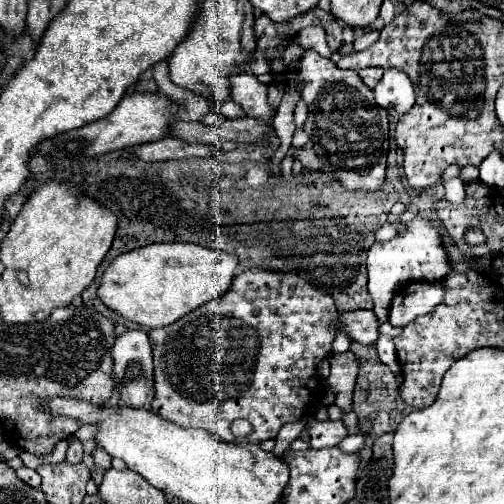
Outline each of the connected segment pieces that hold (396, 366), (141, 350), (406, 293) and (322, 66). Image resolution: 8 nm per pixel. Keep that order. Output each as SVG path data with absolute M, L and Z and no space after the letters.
M379 334L378 340L376 342L376 349L379 355L379 359L390 367L390 370L394 375L399 375L401 373L401 365L397 360L396 350L394 346L393 339L388 336L383 336Z
M128 329L120 337L116 337L116 343L112 347L112 357L114 357L114 373L122 389L122 403L134 409L150 409L154 397L154 379L152 379L154 367L152 367L152 349L148 333L144 329Z
M414 281L404 285L390 303L390 323L406 327L420 315L432 313L446 295L444 281Z
M304 49L298 61L302 101L308 107L304 131L322 161L322 173L334 177L348 191L376 191L386 181L388 113L374 101L372 89L352 69L340 69L314 49Z

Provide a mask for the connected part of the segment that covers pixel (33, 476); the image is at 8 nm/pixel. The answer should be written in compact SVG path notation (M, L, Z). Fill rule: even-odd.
M21 466L20 469L16 469L16 475L18 475L22 481L26 481L28 485L32 485L32 487L40 487L40 475L38 475L34 469Z

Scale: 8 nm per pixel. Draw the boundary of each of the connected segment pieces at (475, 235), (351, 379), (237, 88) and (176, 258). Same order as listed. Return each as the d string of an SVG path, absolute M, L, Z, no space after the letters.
M472 227L464 233L464 241L468 247L480 247L484 245L484 233L478 227Z
M352 351L346 353L330 353L330 375L328 385L330 391L336 393L336 405L344 411L352 411L352 393L358 379L358 357Z
M240 69L232 73L230 77L230 97L238 105L242 105L244 113L248 117L260 117L268 119L274 115L274 109L266 101L266 85L258 81L252 73L246 69Z
M152 243L116 257L104 271L98 297L144 329L166 327L226 293L236 277L238 263L236 255L192 243Z

